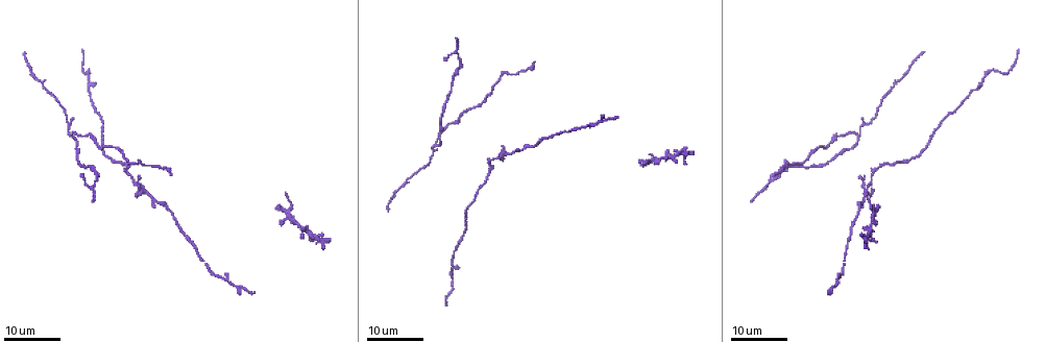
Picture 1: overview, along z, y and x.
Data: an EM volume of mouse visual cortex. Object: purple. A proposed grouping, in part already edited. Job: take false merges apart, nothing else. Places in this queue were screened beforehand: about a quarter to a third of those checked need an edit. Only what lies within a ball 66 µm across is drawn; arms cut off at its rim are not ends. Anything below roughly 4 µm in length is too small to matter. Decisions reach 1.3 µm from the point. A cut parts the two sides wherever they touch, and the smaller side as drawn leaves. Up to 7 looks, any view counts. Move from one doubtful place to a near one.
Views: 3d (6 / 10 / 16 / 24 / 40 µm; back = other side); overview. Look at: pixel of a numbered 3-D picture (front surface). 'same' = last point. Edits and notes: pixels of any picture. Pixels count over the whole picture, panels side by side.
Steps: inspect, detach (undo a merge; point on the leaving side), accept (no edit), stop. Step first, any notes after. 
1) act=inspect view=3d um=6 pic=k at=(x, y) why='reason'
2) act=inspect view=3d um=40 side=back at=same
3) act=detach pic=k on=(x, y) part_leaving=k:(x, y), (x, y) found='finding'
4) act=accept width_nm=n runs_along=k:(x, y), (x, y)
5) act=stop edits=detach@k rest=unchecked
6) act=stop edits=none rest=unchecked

act=inspect view=3d um=24 pic=1 at=(138, 188) why='four-way junction'

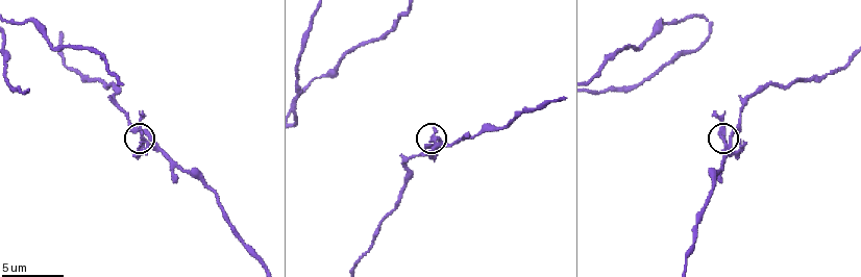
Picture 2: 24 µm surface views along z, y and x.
act=inspect view=3d um=6 pic=2 at=(144, 142) why='closer look'

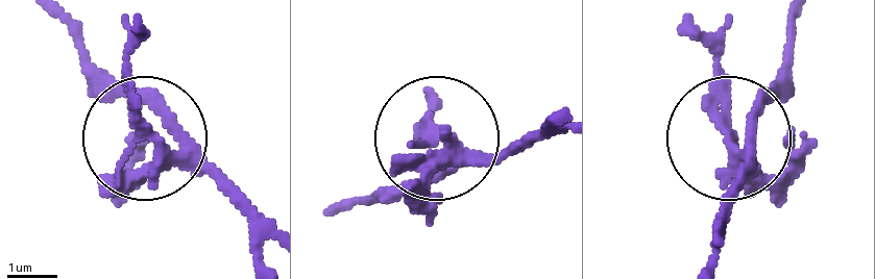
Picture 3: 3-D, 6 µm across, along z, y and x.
act=detach pic=3 on=(416, 200) side_arm_um=54 arms=4 found='two cells meet here'

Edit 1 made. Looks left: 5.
act=inspect view=overview why='see it whole again'

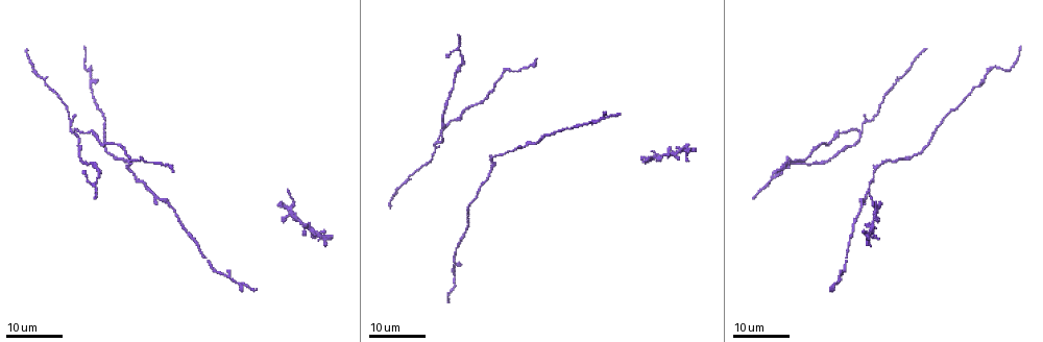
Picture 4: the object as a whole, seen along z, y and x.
act=inspect view=3d um=24 pic=4 at=(73, 133) why='arms part here'

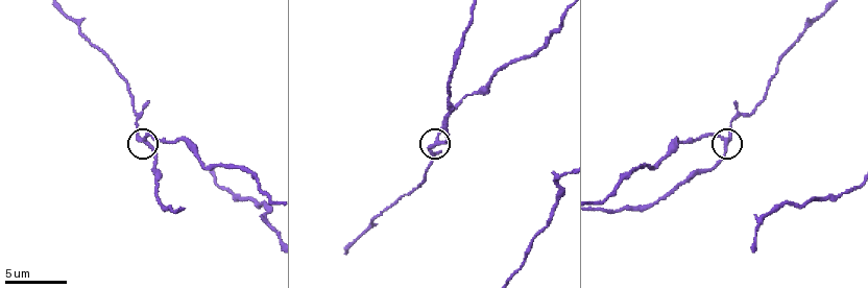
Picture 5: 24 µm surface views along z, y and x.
act=inspect view=3d um=6 pic=5 at=(726, 142) why='zoom in'

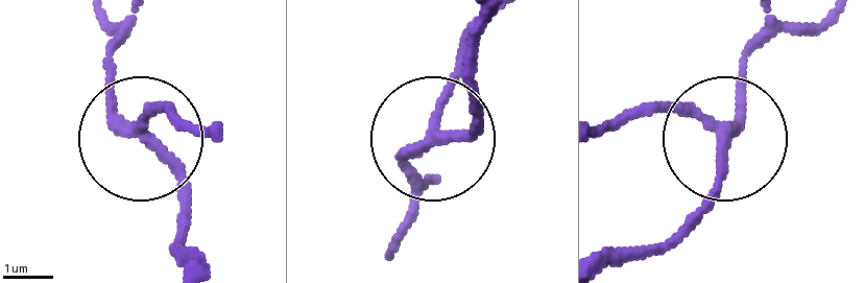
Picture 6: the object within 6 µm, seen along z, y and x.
act=detach pic=6 on=(165, 103) arms=3 found='a second cell is stuck on'

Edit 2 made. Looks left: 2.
act=stop edits=detach@3,detach@6 rest=unchecked

